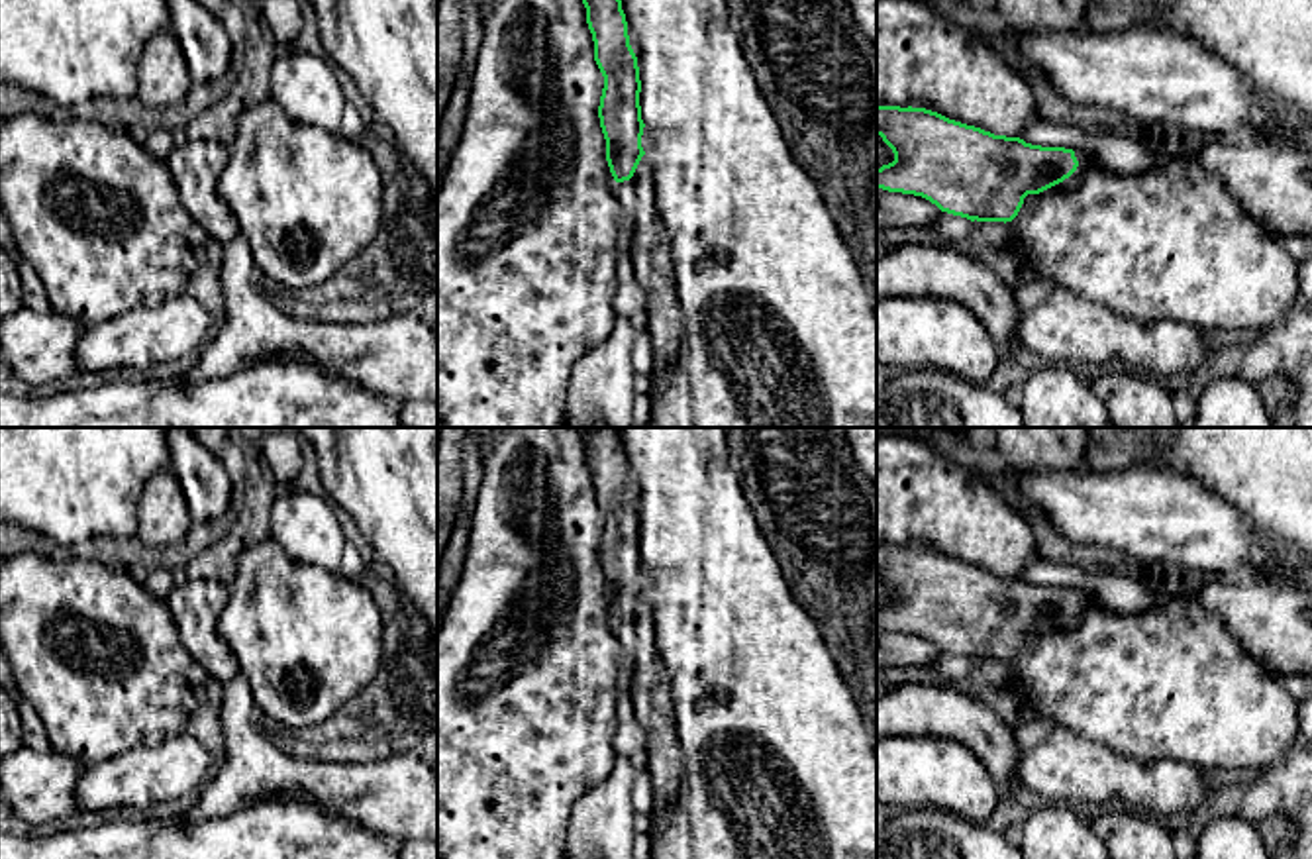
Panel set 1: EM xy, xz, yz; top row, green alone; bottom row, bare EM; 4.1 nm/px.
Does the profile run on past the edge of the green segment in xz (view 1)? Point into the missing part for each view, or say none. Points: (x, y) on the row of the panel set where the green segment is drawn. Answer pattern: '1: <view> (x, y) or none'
1: xz (648, 238)

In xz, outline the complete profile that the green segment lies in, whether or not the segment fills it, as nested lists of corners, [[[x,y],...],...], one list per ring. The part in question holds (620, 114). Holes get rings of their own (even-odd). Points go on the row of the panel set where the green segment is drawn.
[[[582,0],[594,41],[594,61],[604,76],[598,106],[606,139],[608,186],[628,222],[631,271],[647,294],[645,328],[653,337],[653,394],[681,349],[684,326],[671,259],[671,235],[657,208],[653,167],[647,161],[649,129],[641,120],[639,67],[630,45],[622,0]]]

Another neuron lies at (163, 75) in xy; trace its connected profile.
[[[171,29],[147,39],[137,67],[137,80],[135,98],[153,110],[186,100],[194,88],[186,57]]]

